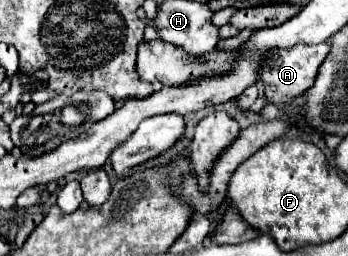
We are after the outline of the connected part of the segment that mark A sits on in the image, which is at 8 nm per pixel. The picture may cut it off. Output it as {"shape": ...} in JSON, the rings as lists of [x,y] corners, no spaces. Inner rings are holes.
{"shape":[[[328,42],[316,44],[316,46],[300,44],[300,46],[294,46],[292,50],[272,52],[264,60],[262,70],[260,70],[260,80],[264,82],[264,92],[268,96],[268,102],[286,102],[288,104],[292,98],[296,98],[304,90],[308,90],[314,84],[318,66],[324,62],[324,58],[326,58],[328,52],[330,52],[330,44]]]}

